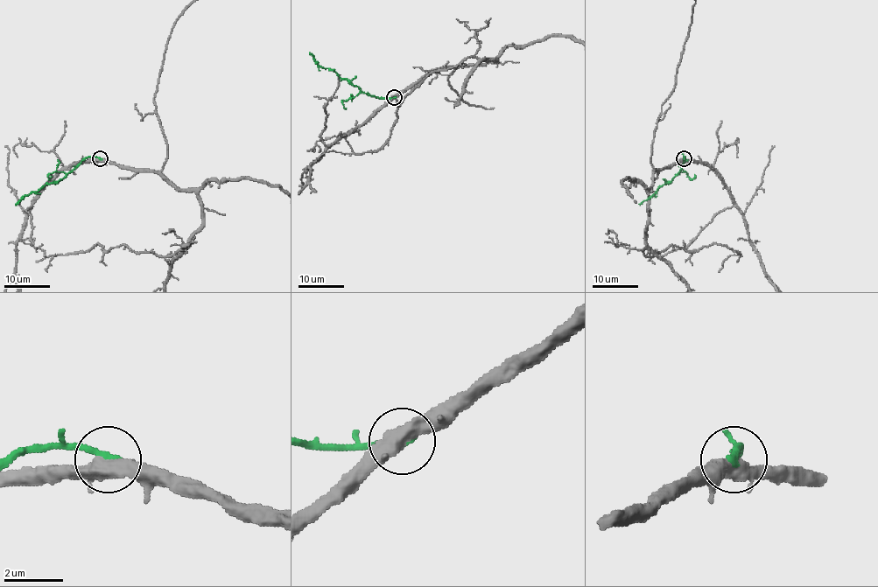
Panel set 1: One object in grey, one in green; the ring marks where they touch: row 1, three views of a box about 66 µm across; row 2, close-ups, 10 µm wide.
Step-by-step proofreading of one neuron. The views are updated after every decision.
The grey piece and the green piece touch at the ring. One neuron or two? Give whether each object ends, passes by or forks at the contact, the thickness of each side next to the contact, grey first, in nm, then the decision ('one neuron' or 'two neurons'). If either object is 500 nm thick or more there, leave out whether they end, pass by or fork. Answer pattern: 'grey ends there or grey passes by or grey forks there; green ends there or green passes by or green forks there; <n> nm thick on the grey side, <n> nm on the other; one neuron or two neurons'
grey forks there; green ends there; 420 nm thick on the grey side, 280 nm on the other; one neuron

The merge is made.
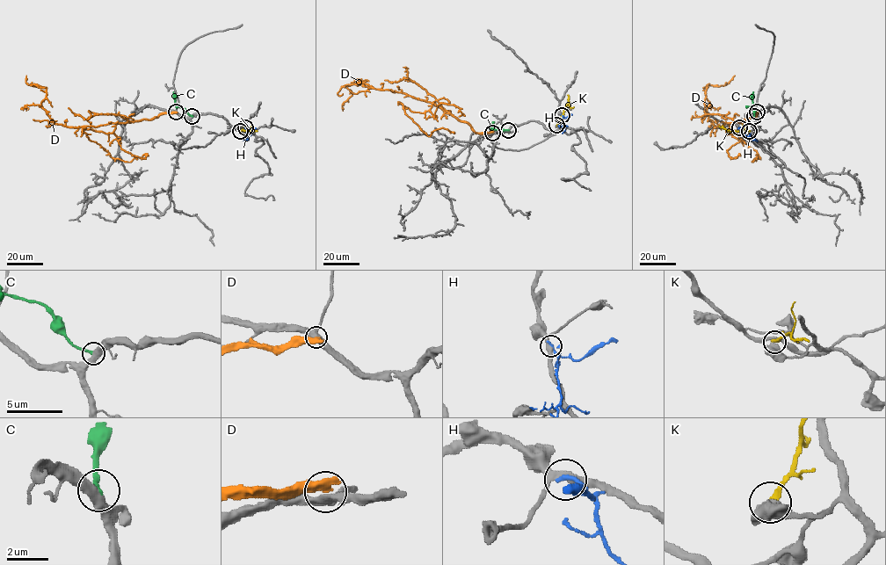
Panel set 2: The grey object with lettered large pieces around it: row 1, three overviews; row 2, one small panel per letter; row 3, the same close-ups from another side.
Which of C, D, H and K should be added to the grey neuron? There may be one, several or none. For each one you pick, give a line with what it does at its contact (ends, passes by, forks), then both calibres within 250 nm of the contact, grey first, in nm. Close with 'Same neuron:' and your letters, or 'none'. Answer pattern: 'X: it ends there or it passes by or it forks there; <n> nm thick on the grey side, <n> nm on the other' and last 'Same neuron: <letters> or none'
Same neuron: none

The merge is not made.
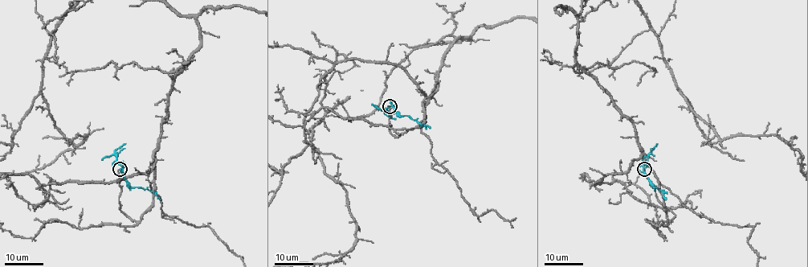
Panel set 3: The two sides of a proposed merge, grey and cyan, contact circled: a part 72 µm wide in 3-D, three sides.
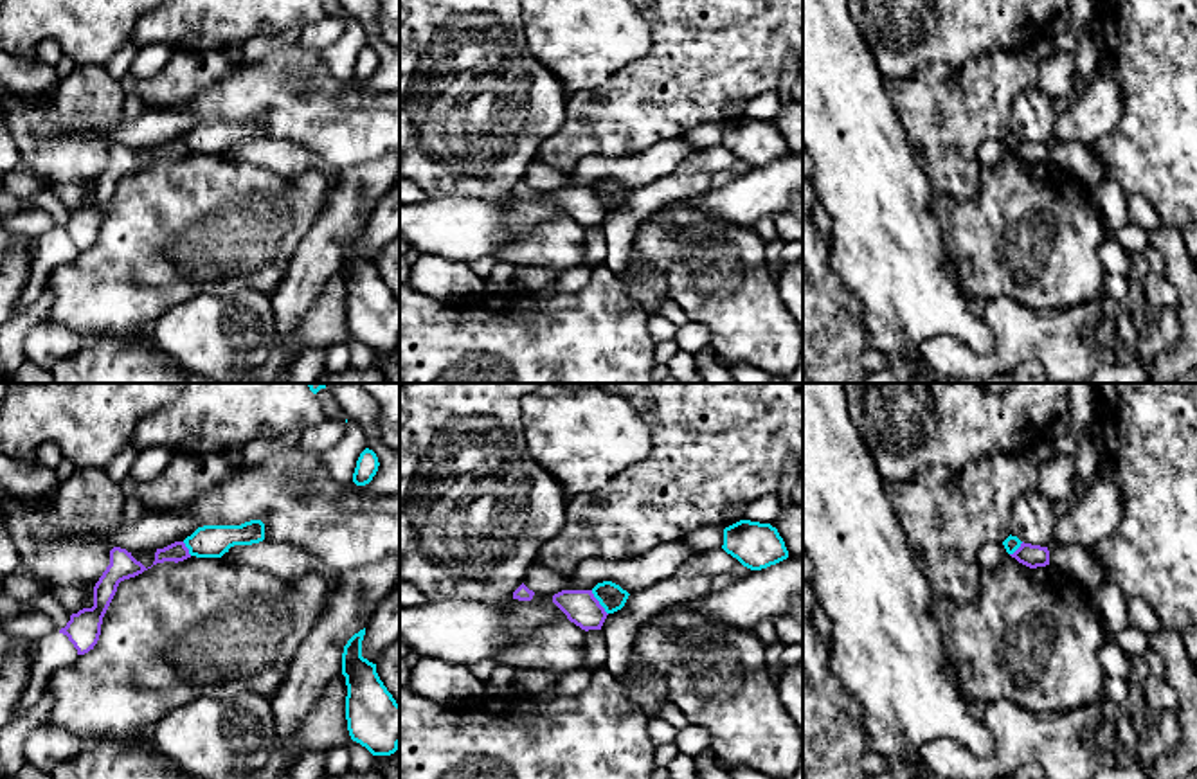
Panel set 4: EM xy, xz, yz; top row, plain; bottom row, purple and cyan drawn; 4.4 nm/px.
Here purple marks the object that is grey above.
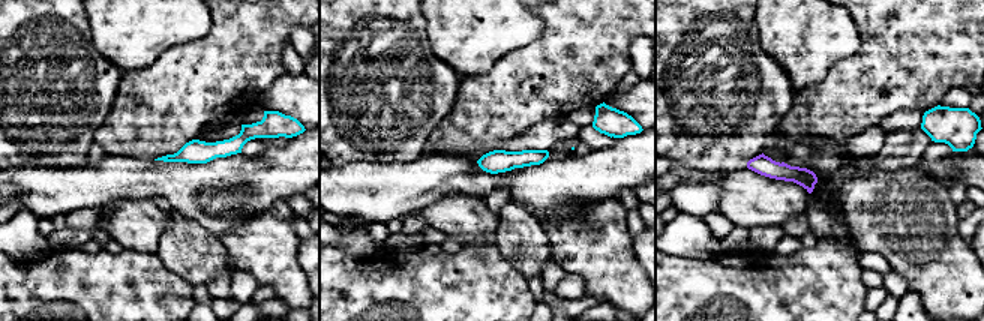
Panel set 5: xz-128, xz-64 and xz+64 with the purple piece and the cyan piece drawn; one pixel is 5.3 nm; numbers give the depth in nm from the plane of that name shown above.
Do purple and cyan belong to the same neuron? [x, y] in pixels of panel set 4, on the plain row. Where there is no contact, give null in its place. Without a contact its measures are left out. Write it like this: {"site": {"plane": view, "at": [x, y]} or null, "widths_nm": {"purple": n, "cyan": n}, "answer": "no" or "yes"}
{"site": {"plane": "xz", "at": [598, 200]}, "widths_nm": {"purple": 150, "cyan": 120}, "answer": "no"}

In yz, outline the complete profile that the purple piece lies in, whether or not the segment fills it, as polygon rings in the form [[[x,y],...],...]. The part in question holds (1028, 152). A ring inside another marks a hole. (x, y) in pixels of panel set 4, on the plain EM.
[[[1022,139],[1021,144],[1010,153],[1030,166],[1049,162],[1049,148],[1040,142]]]

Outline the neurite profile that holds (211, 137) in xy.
[[[250,117],[241,122],[203,122],[184,137],[191,153],[221,155],[234,142],[252,142],[265,137],[265,121]]]

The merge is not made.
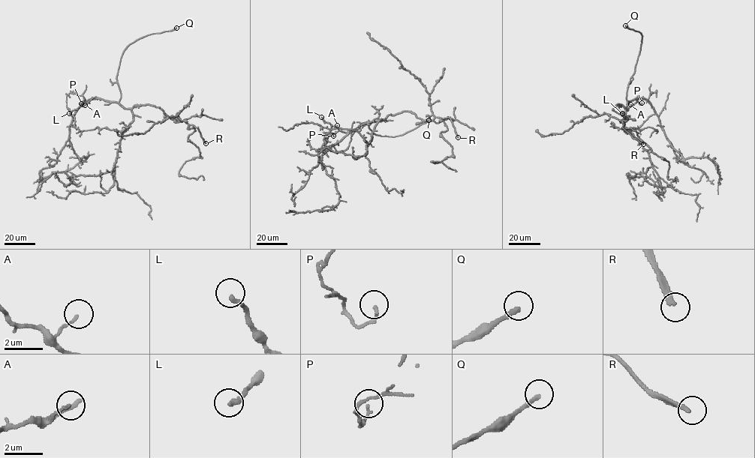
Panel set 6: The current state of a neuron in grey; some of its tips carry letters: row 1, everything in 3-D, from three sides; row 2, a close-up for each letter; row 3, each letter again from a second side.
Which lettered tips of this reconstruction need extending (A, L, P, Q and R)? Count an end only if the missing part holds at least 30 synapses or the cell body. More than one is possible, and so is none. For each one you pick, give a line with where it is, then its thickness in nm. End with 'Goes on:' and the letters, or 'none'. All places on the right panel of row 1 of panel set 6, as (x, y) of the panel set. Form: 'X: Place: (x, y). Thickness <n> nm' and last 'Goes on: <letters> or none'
Q: Place: (625, 25). Thickness 220 nm
R: Place: (643, 144). Thickness 240 nm
Goes on: Q, R

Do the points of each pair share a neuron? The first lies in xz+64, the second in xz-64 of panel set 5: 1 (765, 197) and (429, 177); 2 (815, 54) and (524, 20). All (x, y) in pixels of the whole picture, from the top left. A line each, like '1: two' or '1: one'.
1: two
2: one

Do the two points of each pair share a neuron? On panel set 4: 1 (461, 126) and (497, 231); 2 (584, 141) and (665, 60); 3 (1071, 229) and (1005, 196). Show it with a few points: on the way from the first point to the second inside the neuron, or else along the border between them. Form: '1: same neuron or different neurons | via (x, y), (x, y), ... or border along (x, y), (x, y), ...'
1: different neurons | border along (445, 193), (459, 196), (512, 195)
2: same neuron | via (603, 121), (645, 80)
3: same neuron | via (1055, 229), (1037, 229), (1021, 213)

